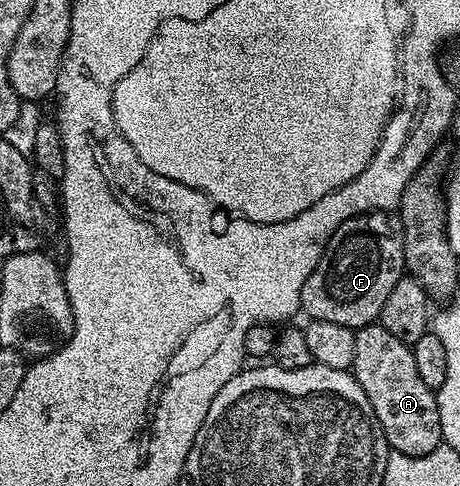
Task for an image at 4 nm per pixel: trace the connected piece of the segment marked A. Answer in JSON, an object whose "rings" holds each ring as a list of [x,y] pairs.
{"rings":[[[379,324],[362,326],[355,333],[355,360],[351,373],[359,388],[367,392],[367,400],[371,400],[371,408],[375,408],[390,451],[407,456],[427,456],[442,445],[437,396],[419,377],[410,343],[399,340],[399,336],[391,336],[391,332]]]}

